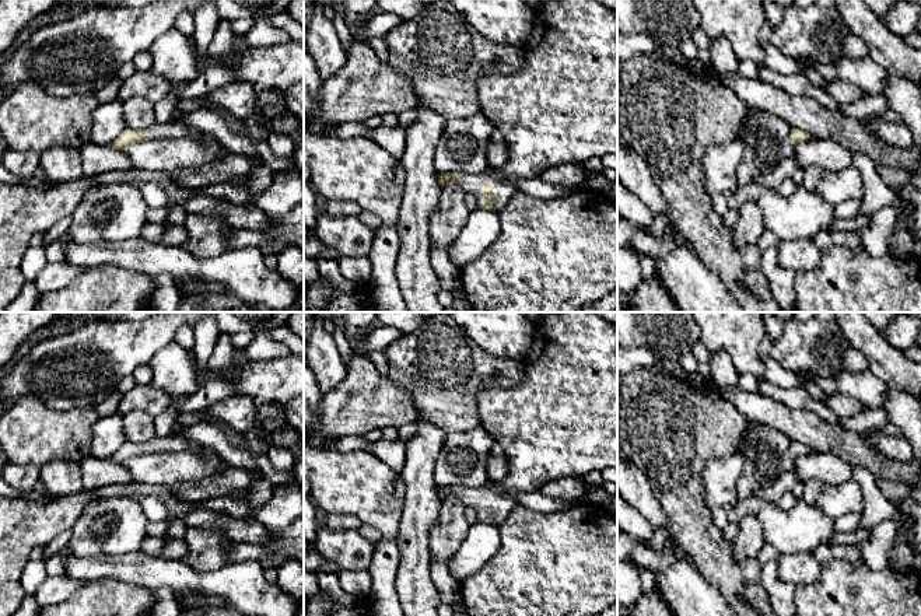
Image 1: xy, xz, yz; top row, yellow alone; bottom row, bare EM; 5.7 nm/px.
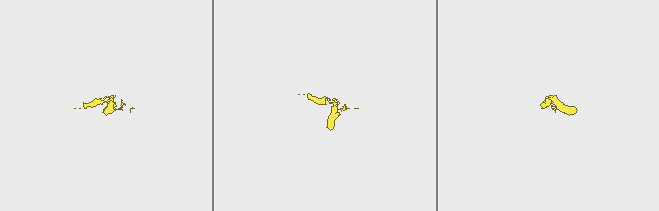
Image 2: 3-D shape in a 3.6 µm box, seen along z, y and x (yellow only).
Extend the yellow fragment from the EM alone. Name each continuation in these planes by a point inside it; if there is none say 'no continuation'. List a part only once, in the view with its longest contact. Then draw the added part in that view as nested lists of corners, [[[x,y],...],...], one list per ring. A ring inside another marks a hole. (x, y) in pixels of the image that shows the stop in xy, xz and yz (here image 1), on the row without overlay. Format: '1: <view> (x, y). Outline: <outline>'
1: xz (501, 506). Outline: [[[458,486],[456,498],[459,498],[466,507],[474,507],[477,511],[477,518],[480,521],[480,512],[483,510],[481,498],[491,497],[493,498],[493,525],[498,526],[507,515],[515,508],[521,507],[519,503],[511,496],[498,494],[487,487],[465,487]]]

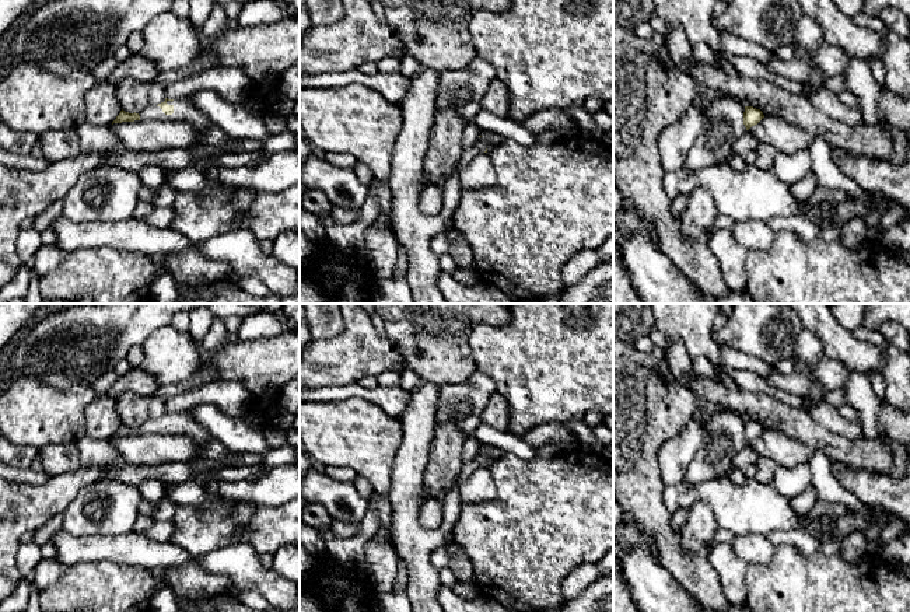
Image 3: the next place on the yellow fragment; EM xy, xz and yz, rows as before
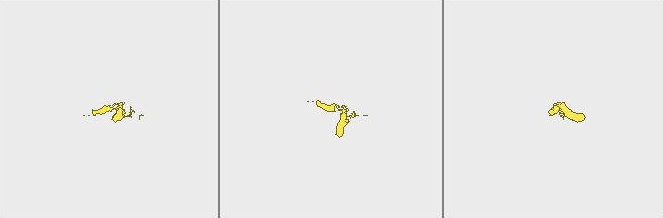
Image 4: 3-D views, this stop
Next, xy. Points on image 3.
1: xy (210, 448). Outline: [[[188,412],[167,415],[174,420],[172,429],[165,429],[160,420],[146,420],[139,426],[141,434],[178,434],[192,438],[199,450],[200,457],[210,461],[224,461],[230,452],[214,436],[211,436],[202,424],[195,422]]]

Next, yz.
no continuation

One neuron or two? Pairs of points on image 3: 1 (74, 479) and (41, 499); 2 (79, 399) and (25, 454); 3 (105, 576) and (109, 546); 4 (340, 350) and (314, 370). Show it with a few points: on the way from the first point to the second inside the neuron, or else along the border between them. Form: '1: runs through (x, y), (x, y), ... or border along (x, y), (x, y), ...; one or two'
1: runs through (66, 486), (49, 499); one
2: border along (14, 441), (38, 448); two
3: border along (76, 563), (114, 562), (133, 565), (140, 569); two
4: runs through (333, 357), (328, 363), (321, 363); one

